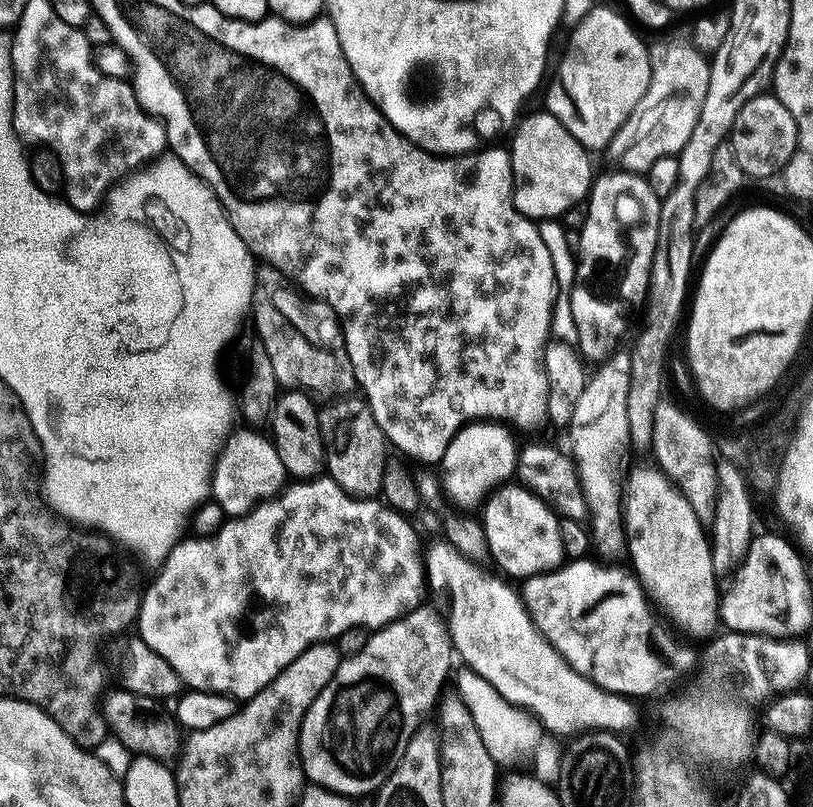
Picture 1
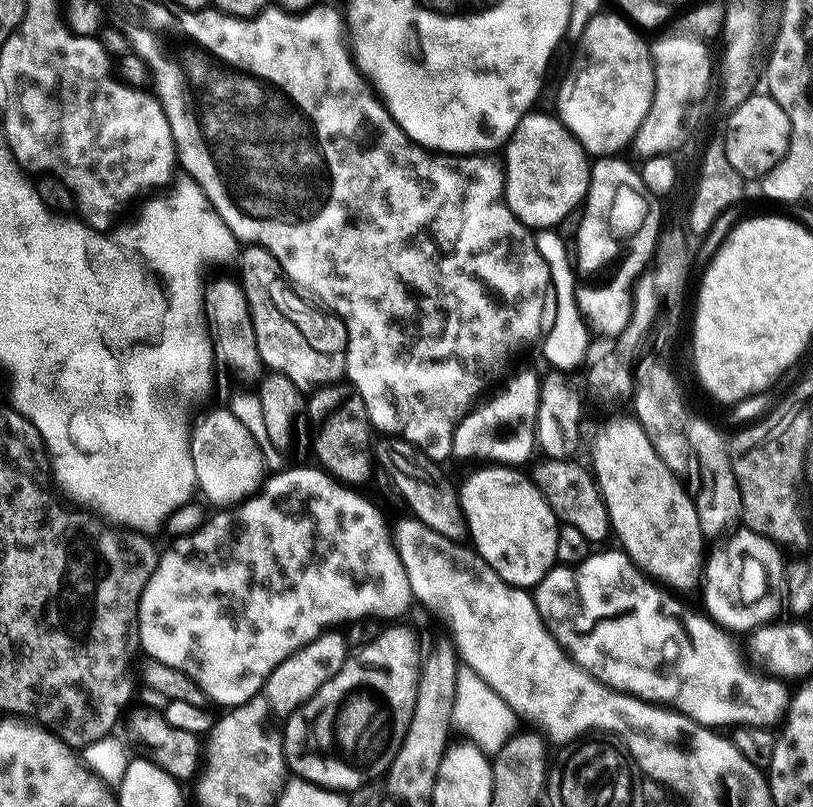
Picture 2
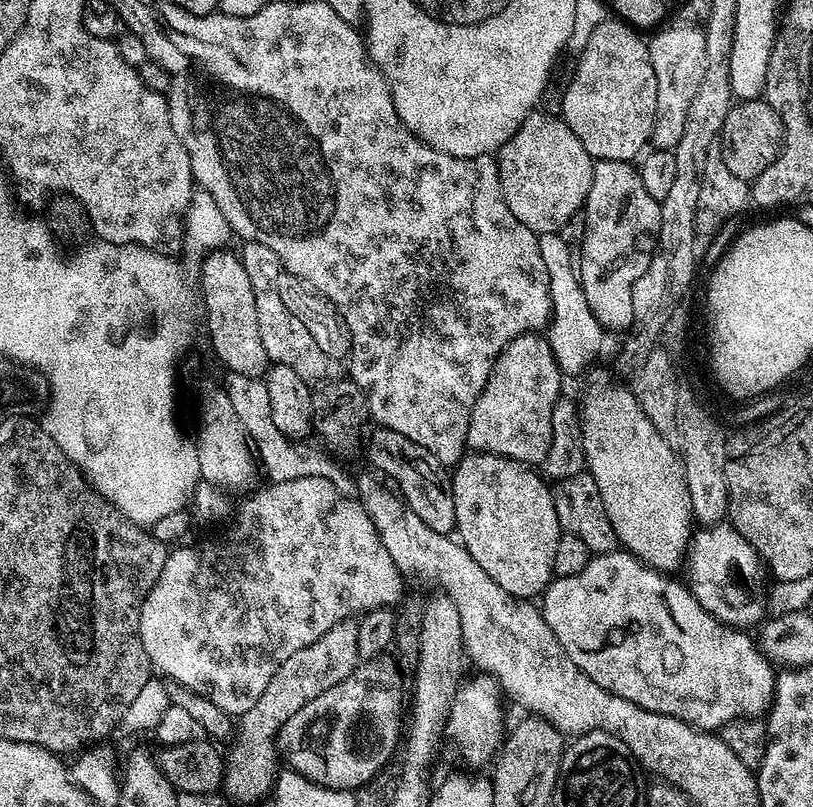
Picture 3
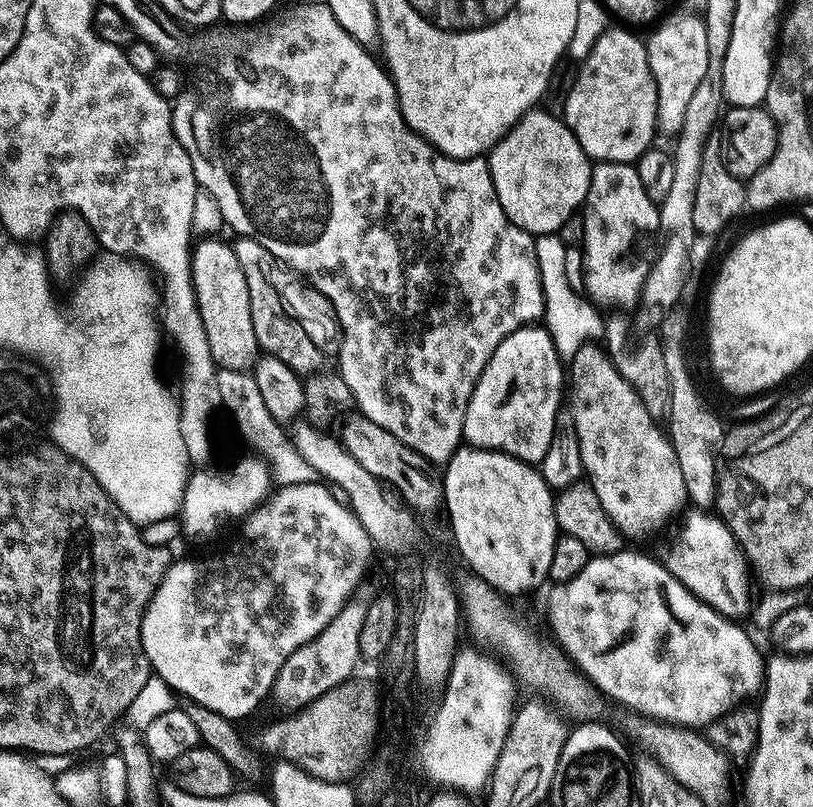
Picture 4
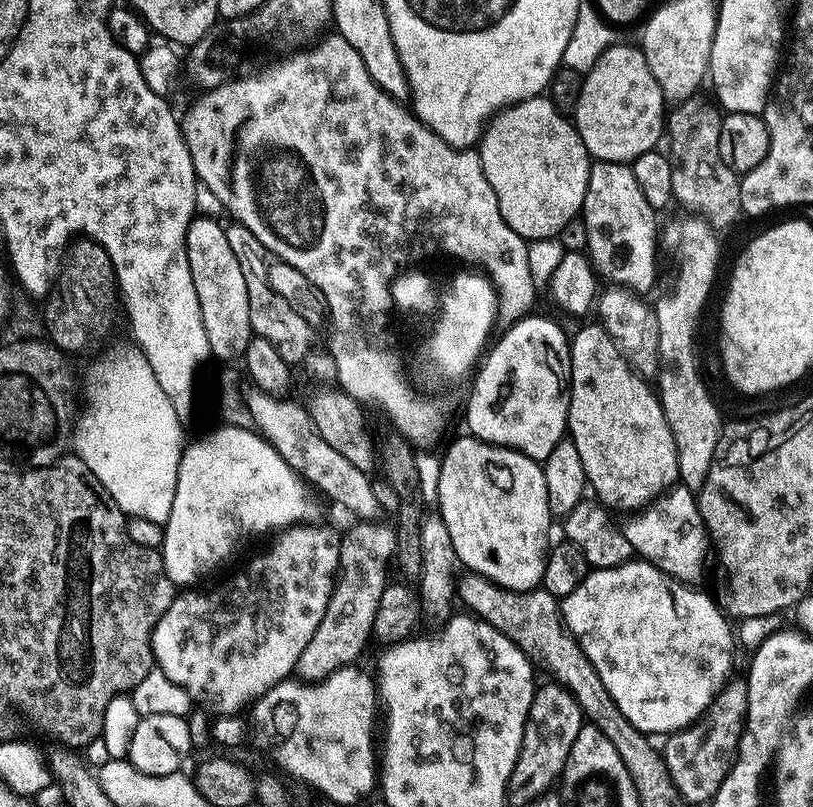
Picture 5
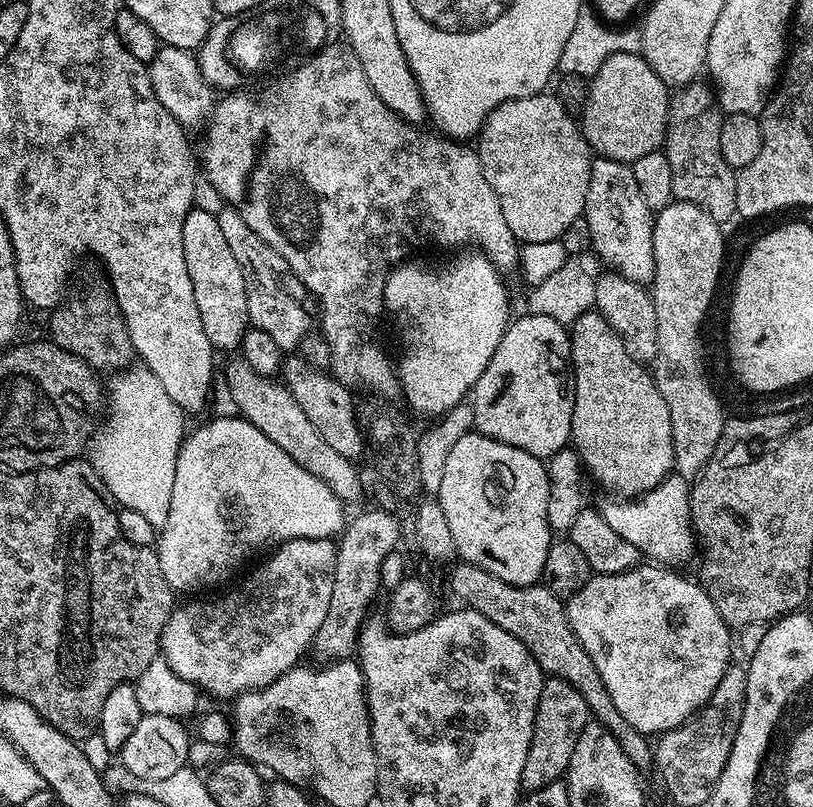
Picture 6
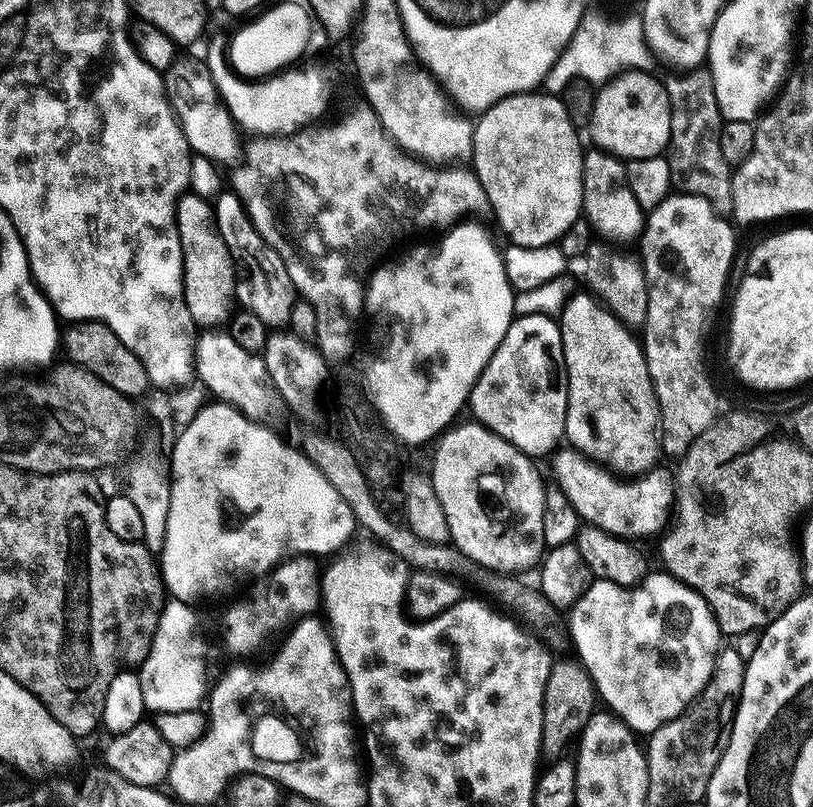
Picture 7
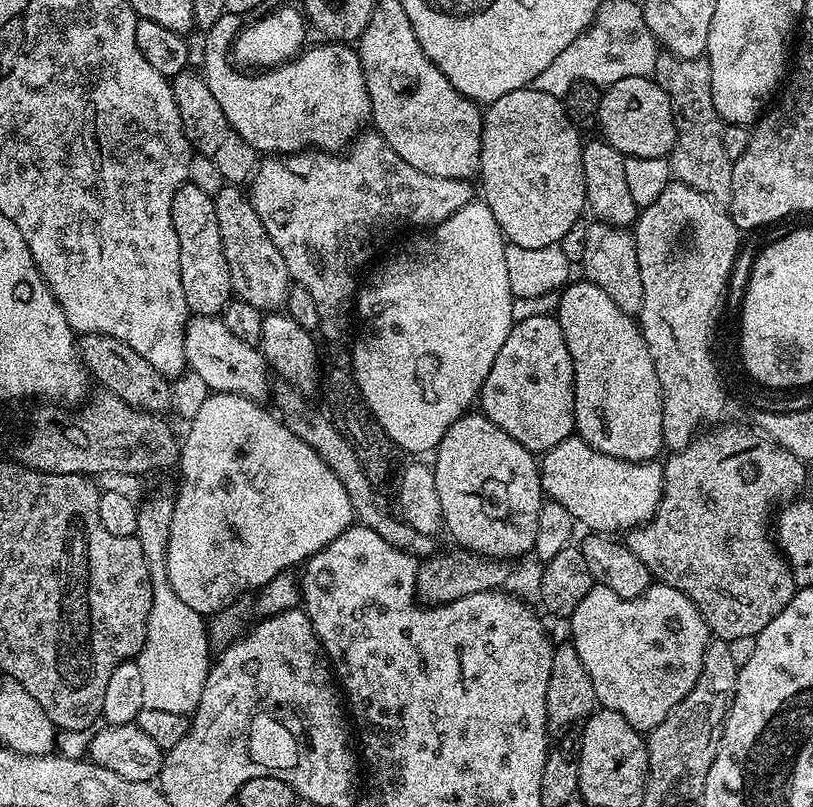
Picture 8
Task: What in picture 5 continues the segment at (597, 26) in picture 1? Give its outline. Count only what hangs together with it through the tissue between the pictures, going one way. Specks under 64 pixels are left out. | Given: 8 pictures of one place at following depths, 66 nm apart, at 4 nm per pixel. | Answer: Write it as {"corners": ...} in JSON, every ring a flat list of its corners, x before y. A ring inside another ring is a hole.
{"corners":[[635,43,632,44,611,44,596,59,592,69,583,73,581,80,584,81,581,82,580,93,576,96,574,123,593,161,609,160,623,164,637,160,639,156,653,151,659,145,656,143,664,132,664,95,658,82,654,82,654,74,650,74,650,66,646,66,644,49]]}

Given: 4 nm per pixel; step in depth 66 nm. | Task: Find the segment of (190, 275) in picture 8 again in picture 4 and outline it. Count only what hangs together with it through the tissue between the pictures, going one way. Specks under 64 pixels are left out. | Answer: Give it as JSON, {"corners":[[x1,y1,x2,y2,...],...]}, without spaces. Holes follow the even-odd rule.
{"corners":[[220,238,197,239,190,252,192,285,206,330,206,342,210,342,212,362,217,369,233,368,236,371,252,372,262,355,262,349,254,334,246,274,242,274,242,266,238,266,235,247,216,239]]}

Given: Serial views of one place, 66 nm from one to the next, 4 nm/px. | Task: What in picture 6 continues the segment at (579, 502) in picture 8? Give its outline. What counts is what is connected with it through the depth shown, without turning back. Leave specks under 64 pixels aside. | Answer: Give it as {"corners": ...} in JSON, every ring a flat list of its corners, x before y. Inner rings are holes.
{"corners":[[675,474,666,479,654,490,635,498,608,498,598,511,606,523,613,528,630,546,640,552,641,557,650,559,660,566,680,566,698,548,695,531,692,527,692,493,690,482]]}

